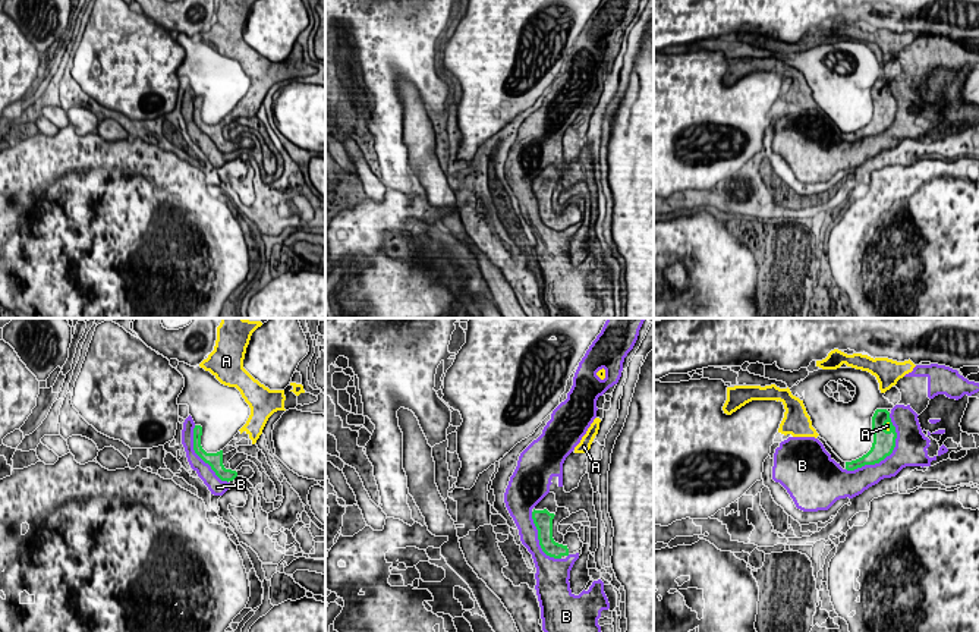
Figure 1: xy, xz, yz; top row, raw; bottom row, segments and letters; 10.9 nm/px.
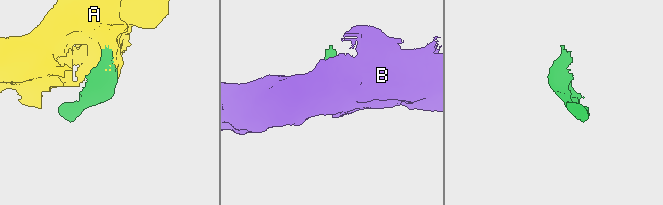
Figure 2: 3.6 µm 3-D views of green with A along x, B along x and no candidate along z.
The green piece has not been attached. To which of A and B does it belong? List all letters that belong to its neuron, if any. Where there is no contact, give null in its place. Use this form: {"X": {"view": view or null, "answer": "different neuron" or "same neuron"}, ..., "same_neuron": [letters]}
{"A": {"view": "yz", "answer": "same neuron"}, "B": {"view": "yz", "answer": "different neuron"}, "same_neuron": ["A"]}

